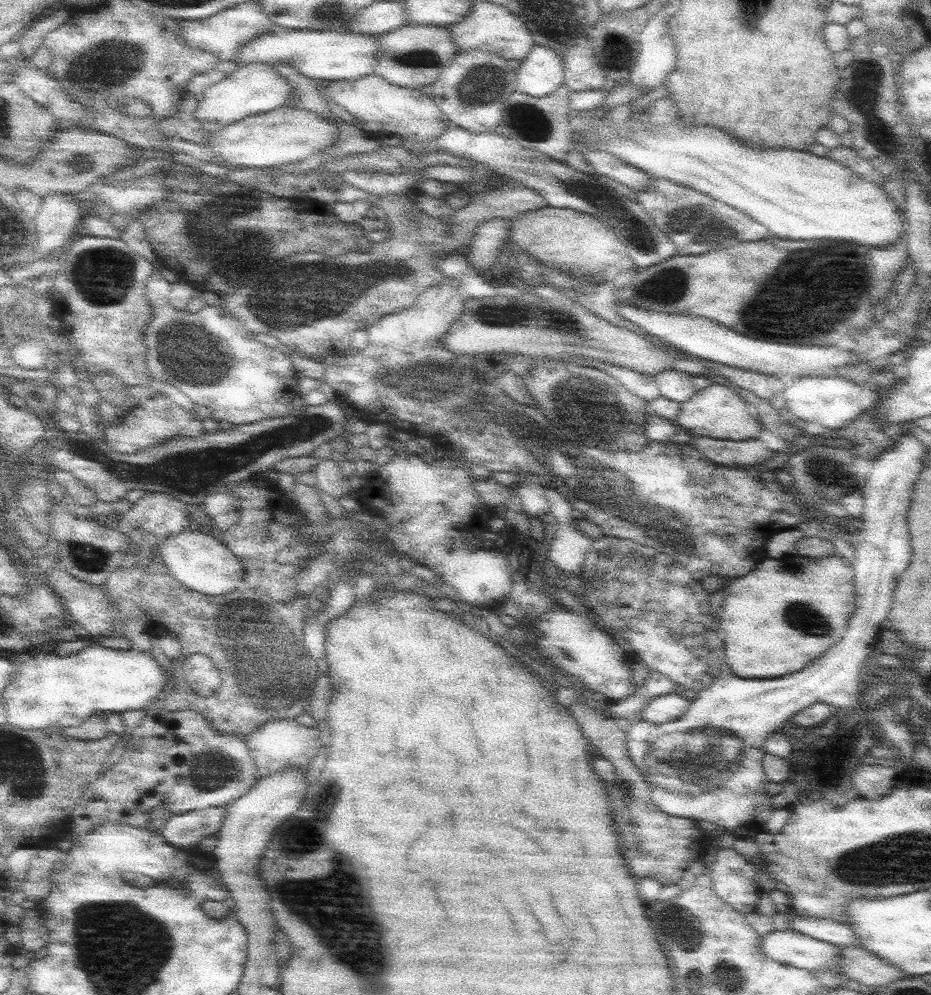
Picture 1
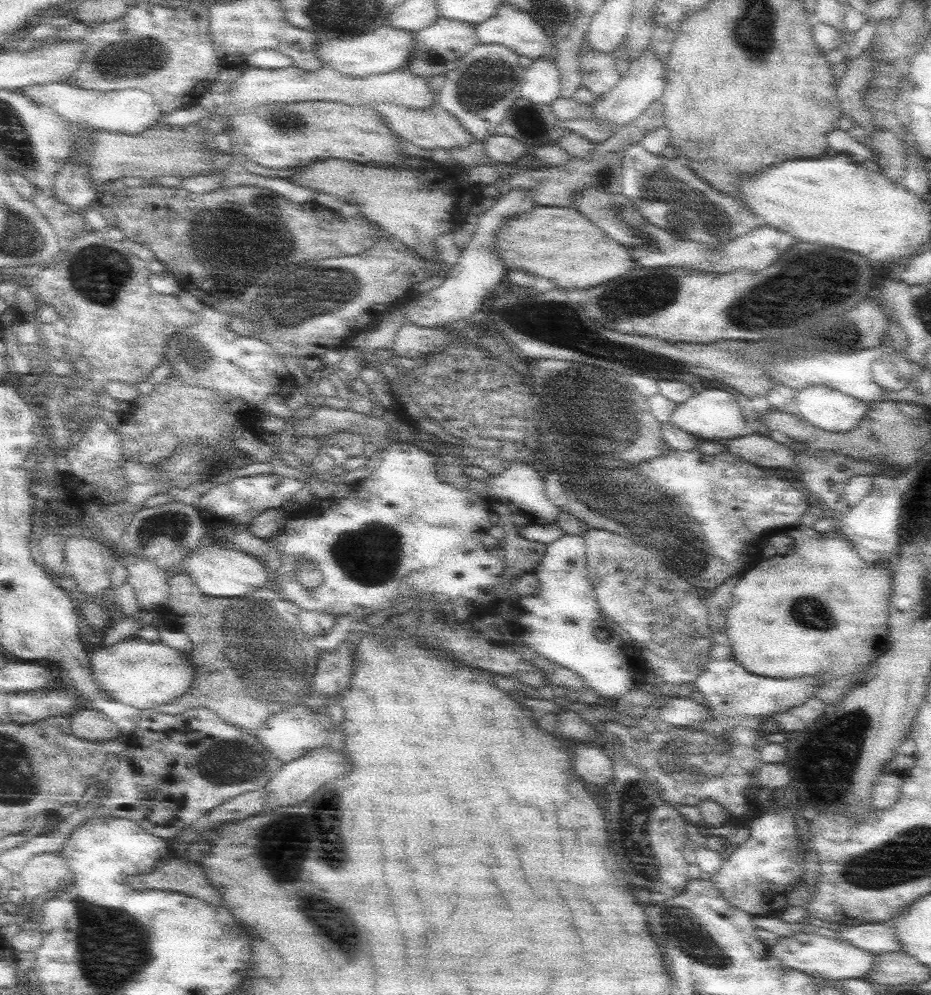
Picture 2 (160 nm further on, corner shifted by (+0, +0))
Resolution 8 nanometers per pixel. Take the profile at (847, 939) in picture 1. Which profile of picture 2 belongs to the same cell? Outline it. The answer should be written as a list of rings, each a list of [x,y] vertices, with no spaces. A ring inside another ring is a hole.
[[[887,921],[881,923],[864,923],[860,926],[848,926],[838,930],[840,939],[846,940],[854,947],[874,955],[900,951],[900,939],[897,932]]]

